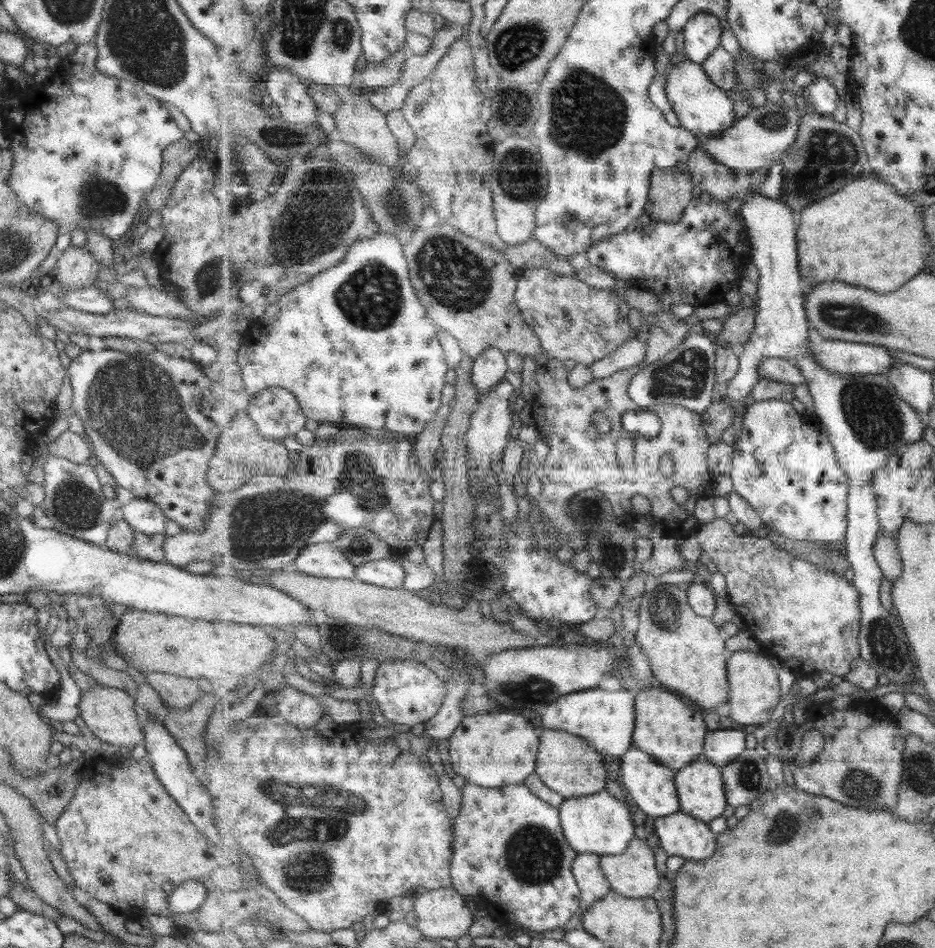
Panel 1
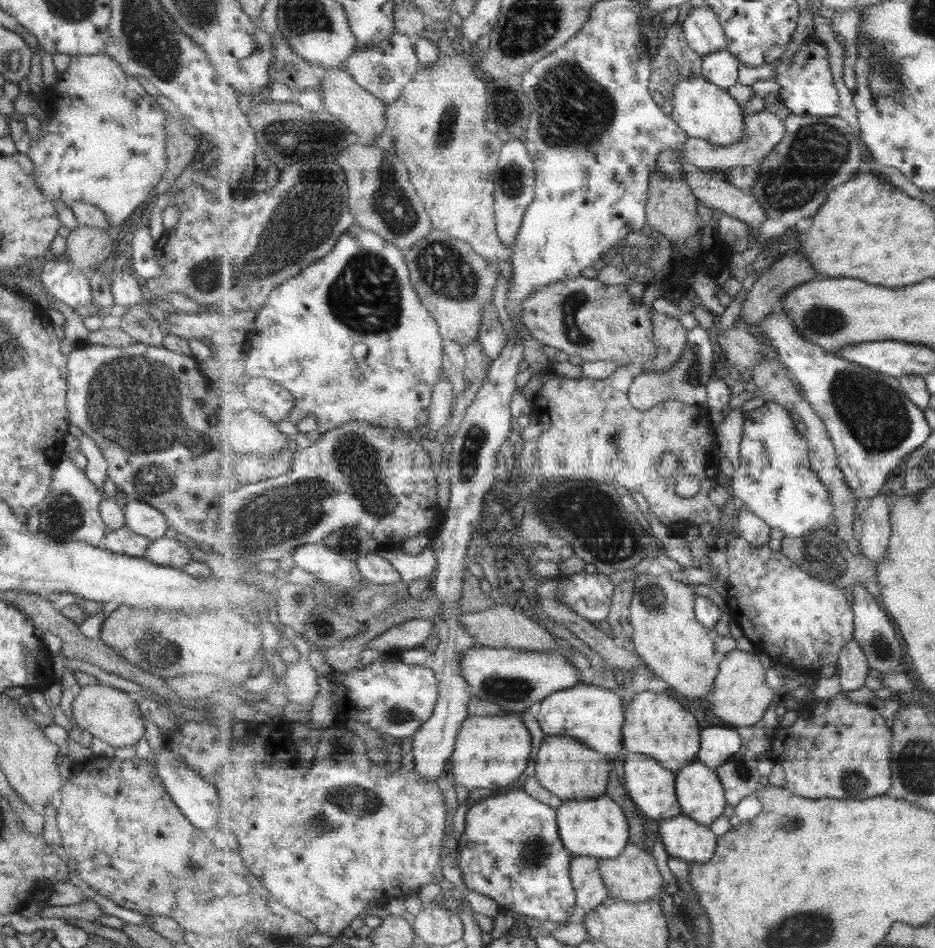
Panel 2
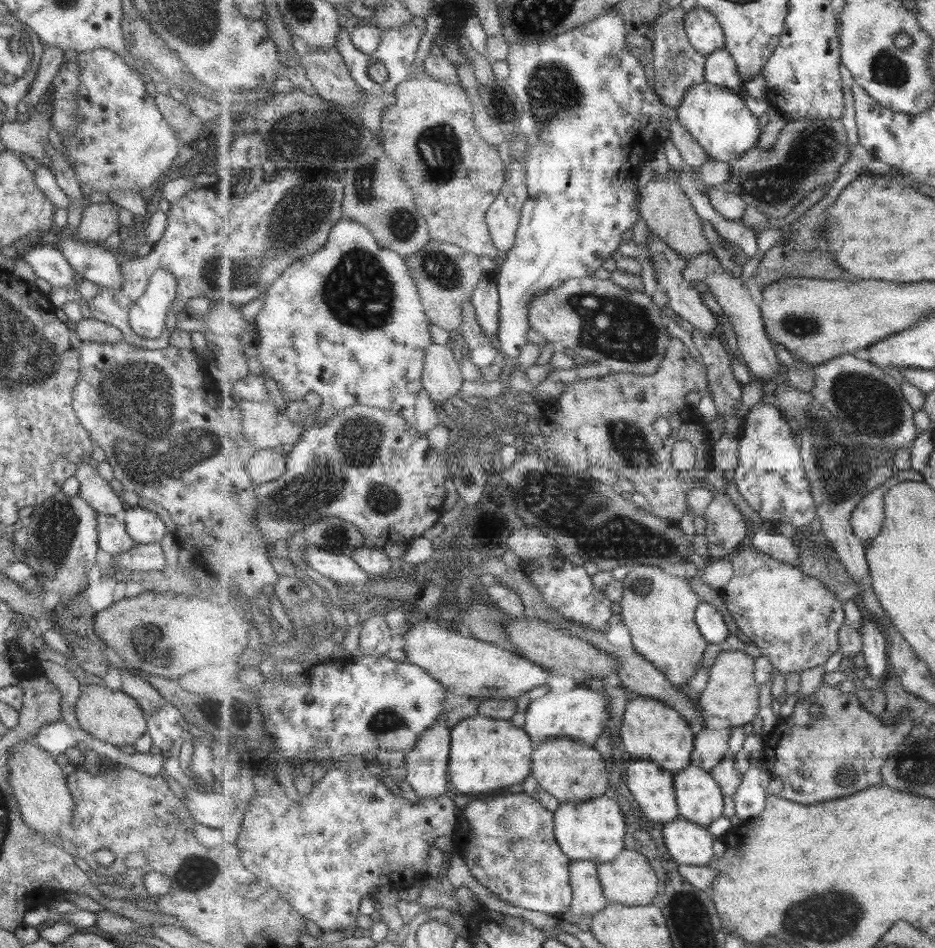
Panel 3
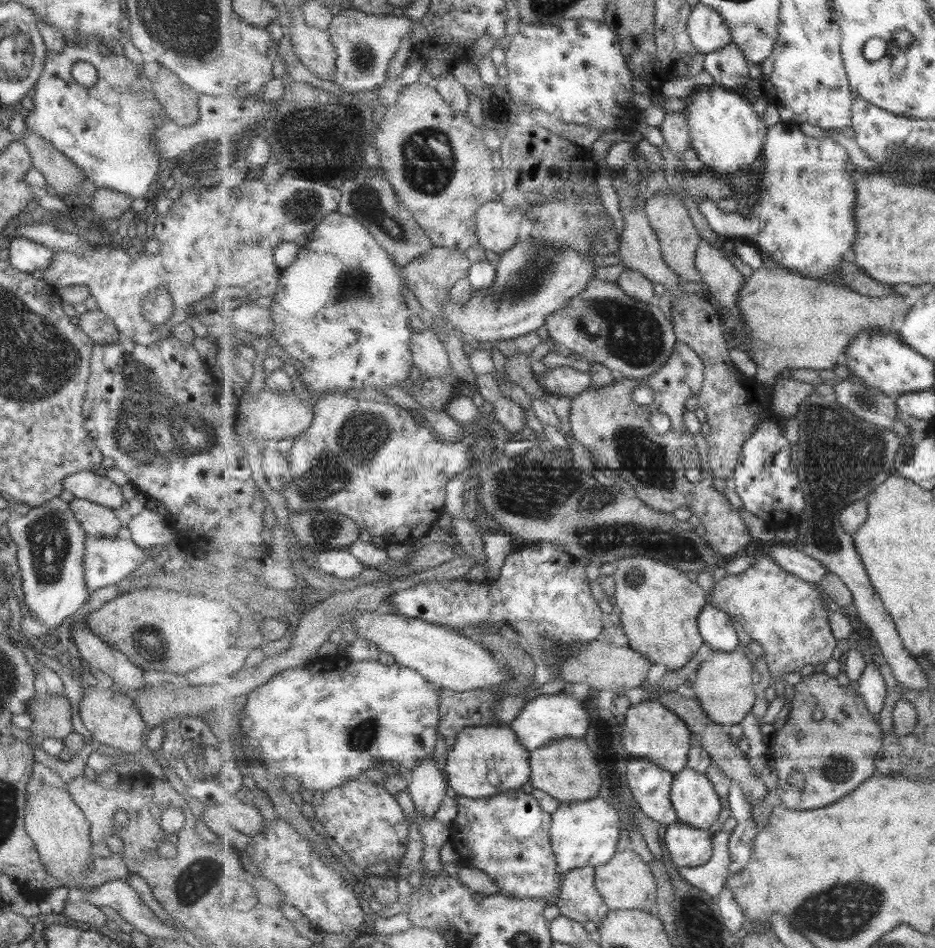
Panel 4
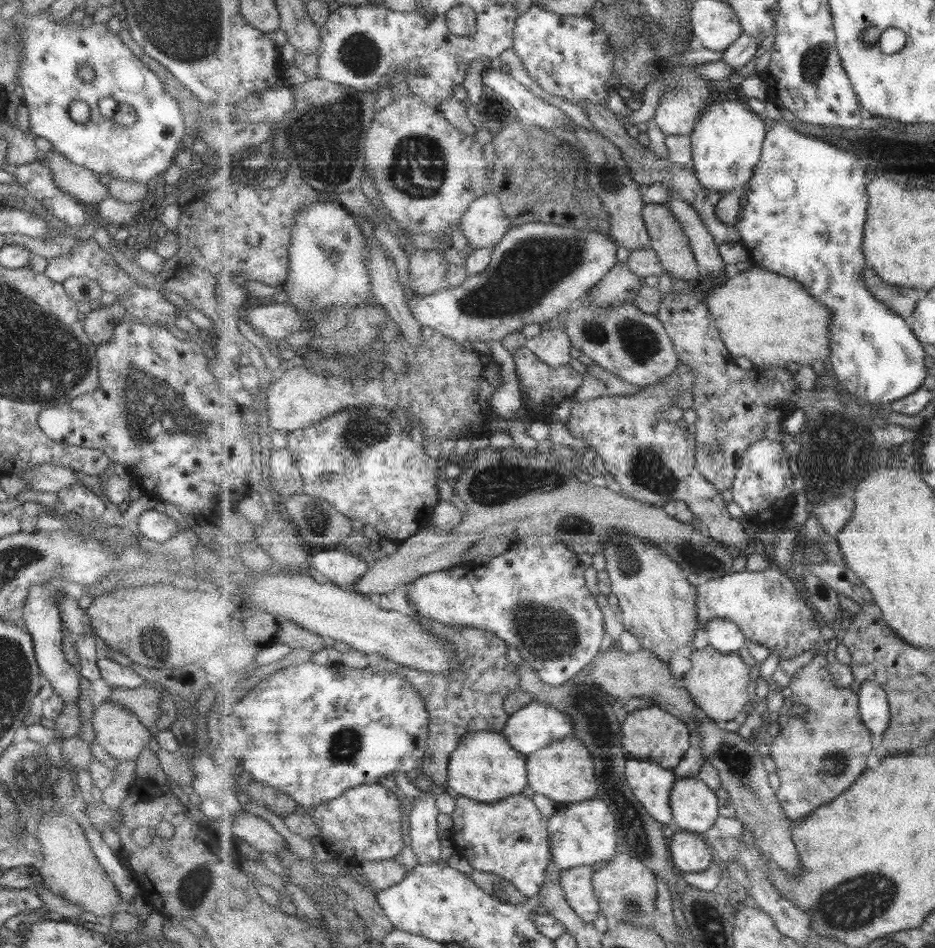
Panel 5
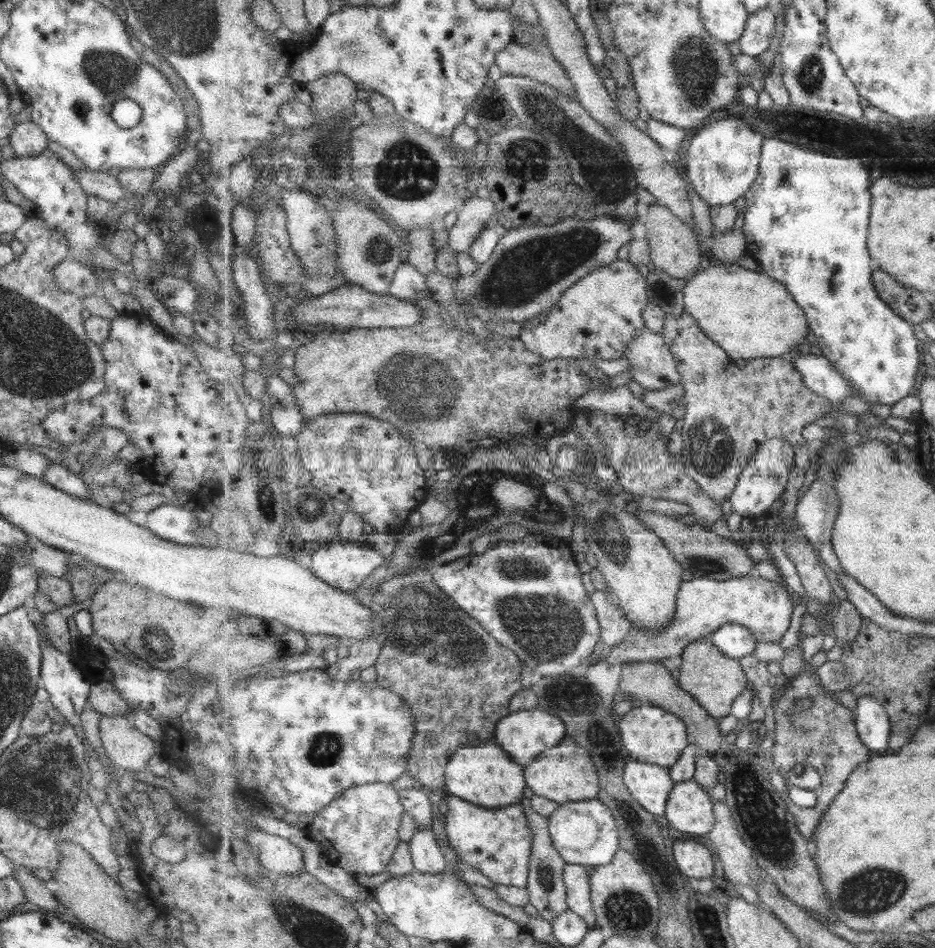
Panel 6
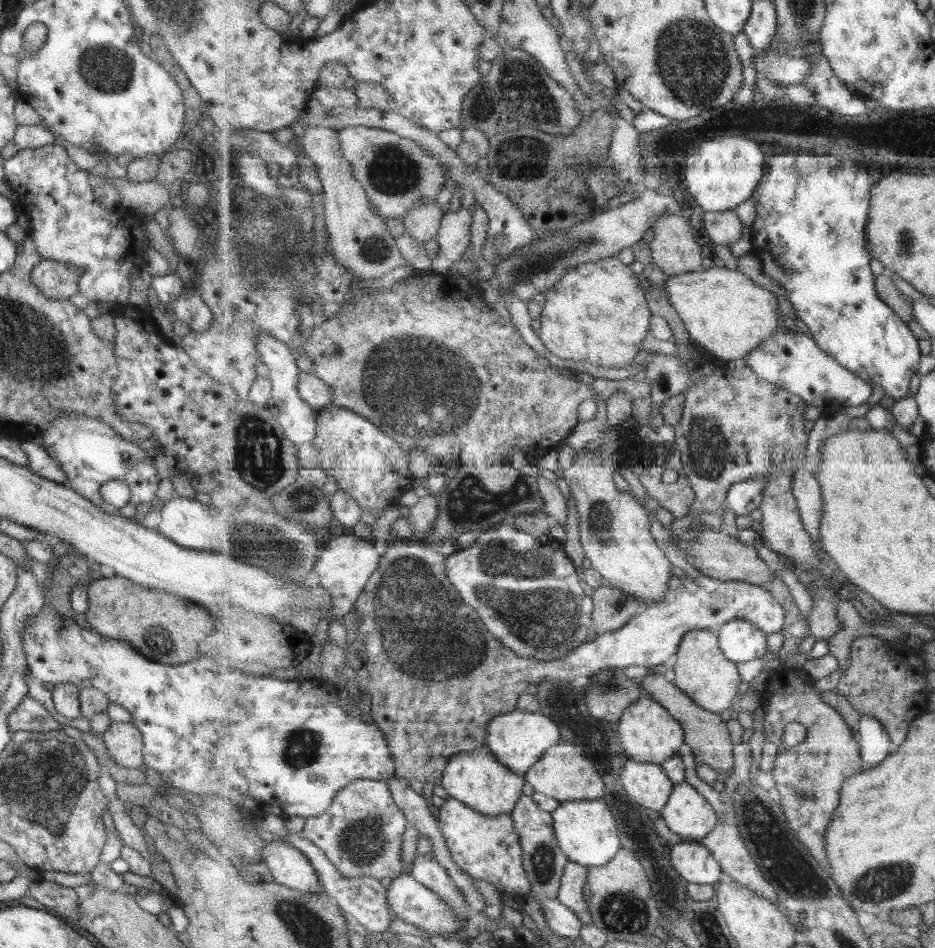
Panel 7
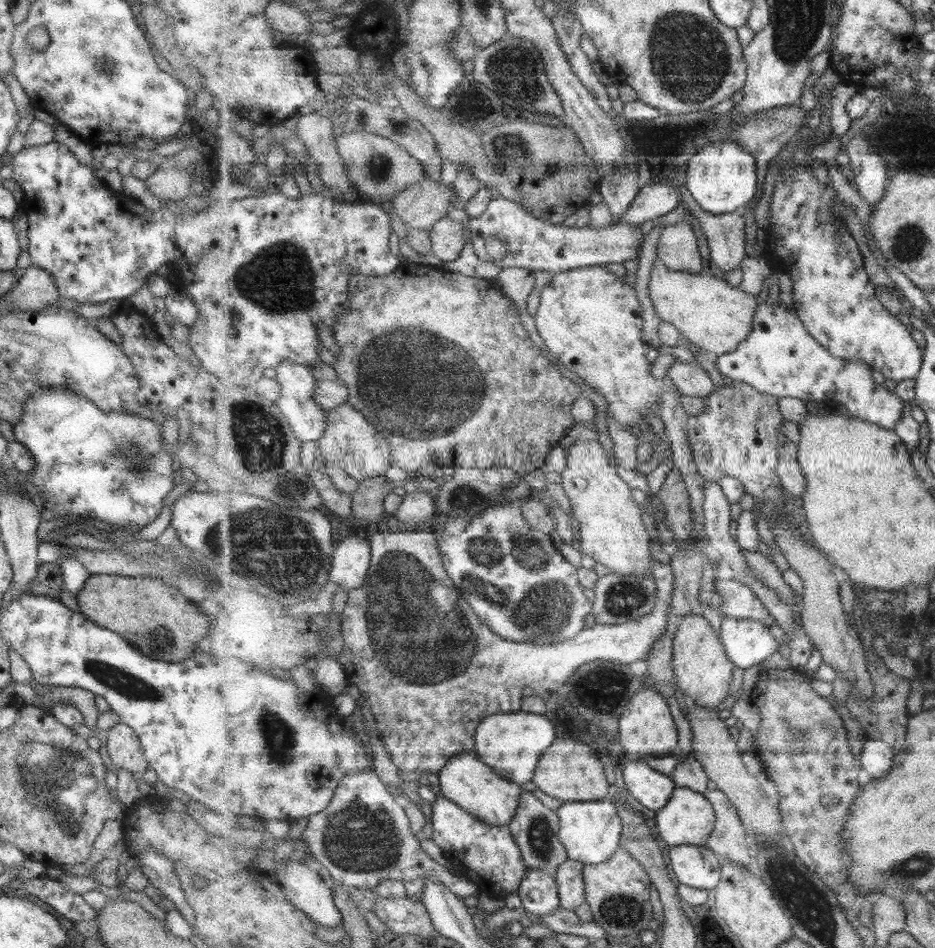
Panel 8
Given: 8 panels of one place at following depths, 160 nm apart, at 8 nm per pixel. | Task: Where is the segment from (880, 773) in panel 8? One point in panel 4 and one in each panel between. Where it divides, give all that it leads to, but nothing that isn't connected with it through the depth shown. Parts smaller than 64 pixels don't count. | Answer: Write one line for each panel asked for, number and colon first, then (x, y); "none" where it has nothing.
4: (872, 686)
5: (875, 707)
6: (874, 726)
7: (874, 740)

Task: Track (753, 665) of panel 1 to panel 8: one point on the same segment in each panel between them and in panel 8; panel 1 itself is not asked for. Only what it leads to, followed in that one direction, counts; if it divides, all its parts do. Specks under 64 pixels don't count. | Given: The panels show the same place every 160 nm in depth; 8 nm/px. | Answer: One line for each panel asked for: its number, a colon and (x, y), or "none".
2: (741, 696)
3: (732, 693)
4: (724, 686)
5: (718, 682)
6: (716, 680)
7: (703, 671)
8: (704, 670)

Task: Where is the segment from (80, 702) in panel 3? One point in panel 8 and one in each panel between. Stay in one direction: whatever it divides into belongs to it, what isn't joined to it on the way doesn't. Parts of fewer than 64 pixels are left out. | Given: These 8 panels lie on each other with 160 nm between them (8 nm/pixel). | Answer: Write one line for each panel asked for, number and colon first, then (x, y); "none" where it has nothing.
4: (112, 719)
5: (117, 731)
6: (125, 747)
7: (123, 743)
8: (123, 748)

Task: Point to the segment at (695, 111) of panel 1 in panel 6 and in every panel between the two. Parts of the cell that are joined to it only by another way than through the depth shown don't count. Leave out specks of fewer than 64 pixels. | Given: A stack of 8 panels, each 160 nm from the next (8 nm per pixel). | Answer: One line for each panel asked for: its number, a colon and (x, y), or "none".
2: (704, 110)
3: (720, 120)
4: (726, 132)
5: (727, 142)
6: (723, 161)

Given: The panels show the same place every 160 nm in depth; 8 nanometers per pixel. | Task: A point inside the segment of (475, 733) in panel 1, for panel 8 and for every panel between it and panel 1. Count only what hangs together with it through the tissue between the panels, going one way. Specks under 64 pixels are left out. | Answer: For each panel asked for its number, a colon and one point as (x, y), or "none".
2: (491, 751)
3: (486, 754)
4: (489, 760)
5: (486, 767)
6: (486, 775)
7: (477, 778)
8: (474, 785)

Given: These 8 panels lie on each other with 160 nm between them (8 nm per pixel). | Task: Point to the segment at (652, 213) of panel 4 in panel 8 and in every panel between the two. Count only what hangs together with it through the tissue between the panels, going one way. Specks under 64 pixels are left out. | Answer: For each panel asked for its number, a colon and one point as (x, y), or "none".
5: (669, 240)
6: (675, 250)
7: (675, 249)
8: (677, 247)

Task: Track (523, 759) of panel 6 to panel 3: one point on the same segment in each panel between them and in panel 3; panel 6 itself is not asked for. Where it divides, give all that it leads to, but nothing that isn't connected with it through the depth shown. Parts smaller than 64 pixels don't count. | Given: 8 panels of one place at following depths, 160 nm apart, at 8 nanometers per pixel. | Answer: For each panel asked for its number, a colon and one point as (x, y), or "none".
3: (581, 714)
4: (546, 718)
5: (537, 725)

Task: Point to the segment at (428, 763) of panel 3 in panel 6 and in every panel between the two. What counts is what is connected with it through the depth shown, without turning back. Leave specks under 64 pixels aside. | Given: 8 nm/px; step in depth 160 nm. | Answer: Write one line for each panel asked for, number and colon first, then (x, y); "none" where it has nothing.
4: (428, 787)
5: (424, 832)
6: (428, 857)

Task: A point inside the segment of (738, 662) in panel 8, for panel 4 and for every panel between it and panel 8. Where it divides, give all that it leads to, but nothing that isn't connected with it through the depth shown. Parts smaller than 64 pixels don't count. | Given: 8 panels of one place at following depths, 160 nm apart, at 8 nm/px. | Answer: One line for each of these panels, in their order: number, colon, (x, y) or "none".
4: (716, 627)
5: (724, 635)
6: (736, 641)
7: (741, 641)

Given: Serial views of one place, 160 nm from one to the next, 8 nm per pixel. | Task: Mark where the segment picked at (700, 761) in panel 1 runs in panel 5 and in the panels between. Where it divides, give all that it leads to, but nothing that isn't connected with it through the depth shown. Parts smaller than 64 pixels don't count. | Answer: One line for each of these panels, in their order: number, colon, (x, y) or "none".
2: (701, 794)
3: (700, 798)
4: (697, 803)
5: (695, 805)

